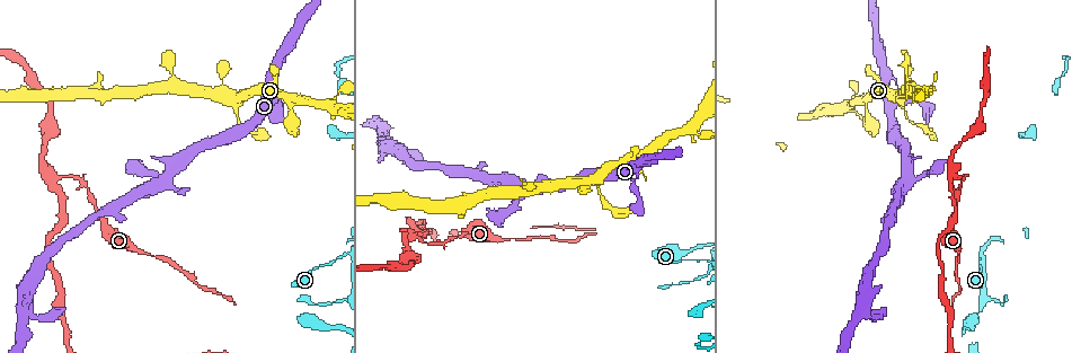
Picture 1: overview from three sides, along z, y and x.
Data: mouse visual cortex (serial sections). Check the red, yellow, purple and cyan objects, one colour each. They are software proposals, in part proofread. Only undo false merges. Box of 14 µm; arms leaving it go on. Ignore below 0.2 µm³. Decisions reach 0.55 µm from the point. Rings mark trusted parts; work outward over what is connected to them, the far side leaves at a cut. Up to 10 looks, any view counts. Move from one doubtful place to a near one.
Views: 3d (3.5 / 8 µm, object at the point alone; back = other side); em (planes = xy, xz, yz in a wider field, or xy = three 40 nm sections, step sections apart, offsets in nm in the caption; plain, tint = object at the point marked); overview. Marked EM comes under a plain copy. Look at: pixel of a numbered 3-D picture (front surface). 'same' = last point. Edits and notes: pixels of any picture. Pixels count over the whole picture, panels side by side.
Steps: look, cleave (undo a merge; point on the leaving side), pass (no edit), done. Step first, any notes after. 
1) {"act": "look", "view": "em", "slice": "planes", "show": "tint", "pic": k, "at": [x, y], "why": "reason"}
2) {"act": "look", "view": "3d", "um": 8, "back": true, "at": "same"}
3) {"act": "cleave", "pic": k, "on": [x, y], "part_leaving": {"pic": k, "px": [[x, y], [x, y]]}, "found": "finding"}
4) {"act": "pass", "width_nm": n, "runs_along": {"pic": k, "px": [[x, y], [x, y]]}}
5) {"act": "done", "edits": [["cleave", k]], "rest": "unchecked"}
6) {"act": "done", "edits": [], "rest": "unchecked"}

{"act": "look", "view": "em", "slice": "xy", "step": 3, "show": "tint", "pic": 1, "at": [329, 106], "why": "three arms meet"}

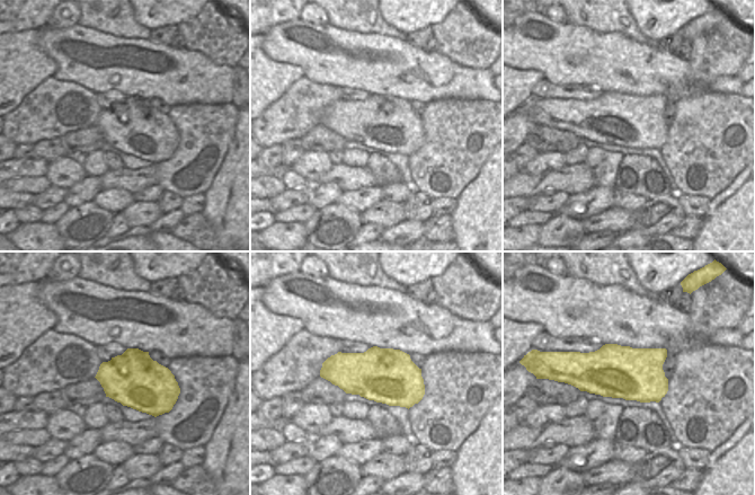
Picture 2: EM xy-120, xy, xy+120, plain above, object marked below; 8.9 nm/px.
{"act": "look", "view": "3d", "um": 3.5, "at": "same"}

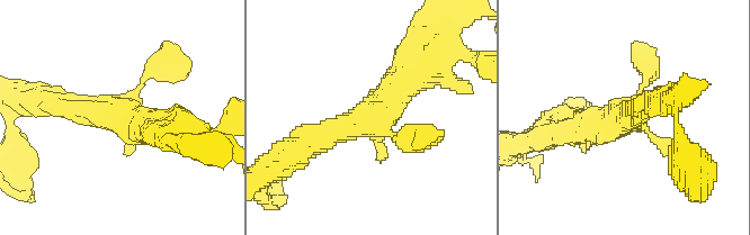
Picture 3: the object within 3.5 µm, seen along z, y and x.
{"act": "pass", "runs_along": {"pic": 3, "px": [[300, 151], [365, 121], [421, 70]]}, "found": "continuous, no second cell"}

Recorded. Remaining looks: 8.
{"act": "look", "view": "em", "slice": "xy", "step": 2, "show": "tint", "pic": 1, "at": [166, 178], "why": "branch point"}

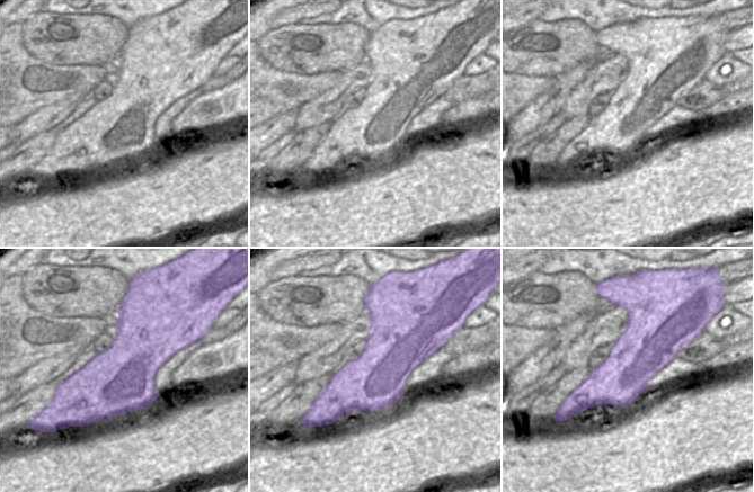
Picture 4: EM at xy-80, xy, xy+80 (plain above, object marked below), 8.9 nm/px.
{"act": "look", "view": "3d", "um": 3.5, "at": "same", "why": "see where the arms go"}

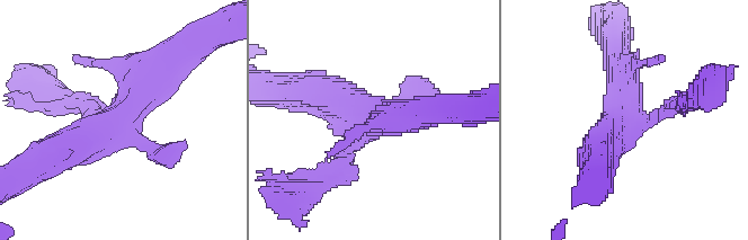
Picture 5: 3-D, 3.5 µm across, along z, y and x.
{"act": "pass", "runs_along": {"pic": 5, "px": [[171, 61], [116, 123], [58, 154]]}, "found": "all the same cell"}

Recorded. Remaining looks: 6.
{"act": "look", "view": "3d", "um": 3.5, "pic": 1, "at": [956, 174], "why": "three-way junction"}

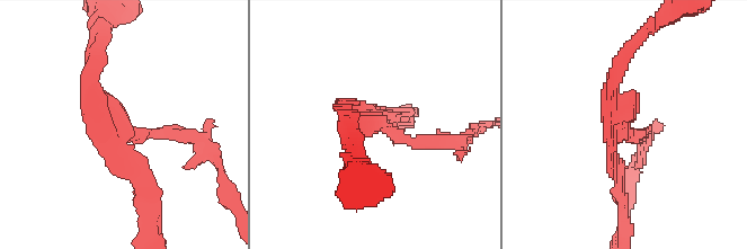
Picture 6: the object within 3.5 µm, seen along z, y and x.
{"act": "pass", "runs_along": {"pic": 6, "px": [[193, 135], [127, 135], [96, 110], [92, 79]]}, "found": "one cell here"}

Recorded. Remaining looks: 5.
{"act": "look", "view": "3d", "um": 3.5, "pic": 1, "at": [51, 105], "why": "narrows sharply"}

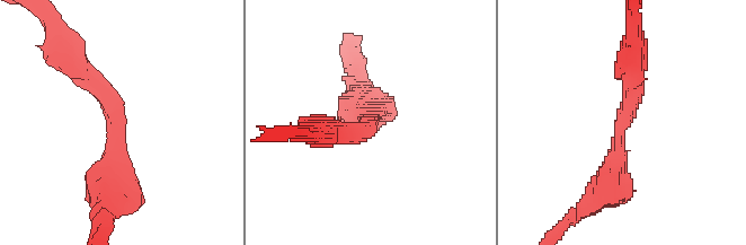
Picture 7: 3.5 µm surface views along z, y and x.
{"act": "look", "view": "em", "slice": "xy", "step": 5, "show": "tint", "pic": 7, "at": [367, 122], "why": "shape alone is not enough"}

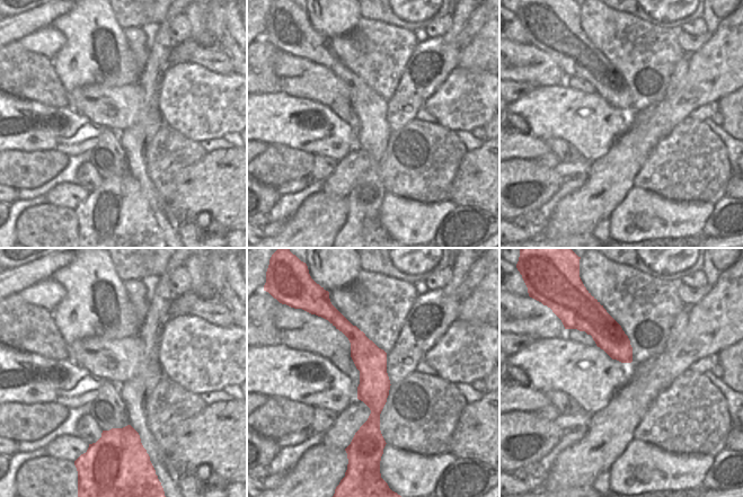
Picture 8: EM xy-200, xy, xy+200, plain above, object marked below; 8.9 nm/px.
{"act": "pass", "runs_along": {"pic": 7, "px": [[597, 198], [618, 163], [635, 66]]}, "found": "continuous, no second cell"}

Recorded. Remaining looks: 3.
{"act": "done", "edits": [], "rest": "unchecked"}

